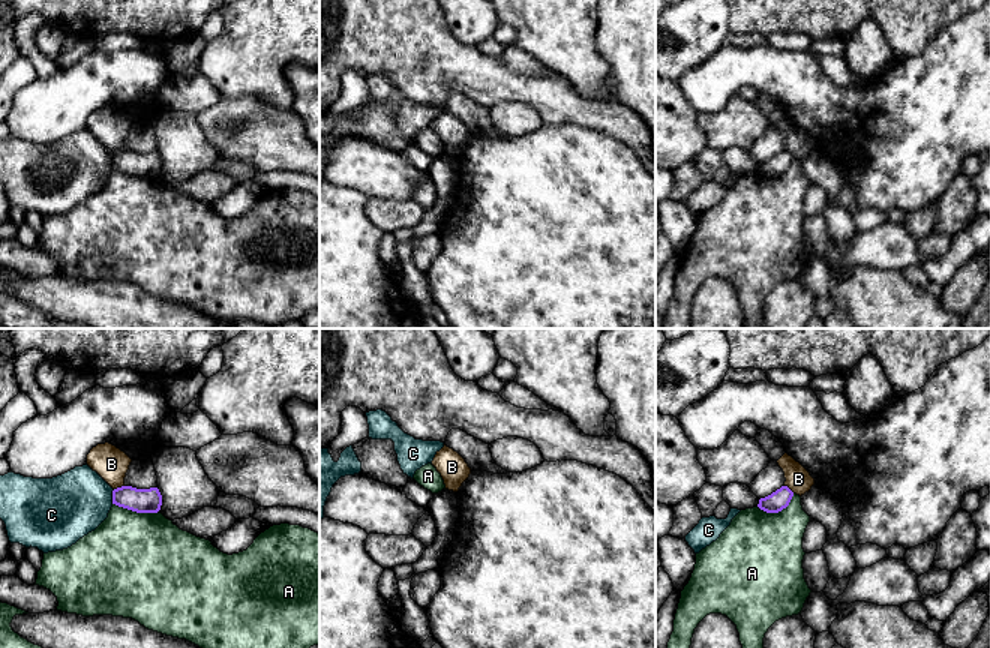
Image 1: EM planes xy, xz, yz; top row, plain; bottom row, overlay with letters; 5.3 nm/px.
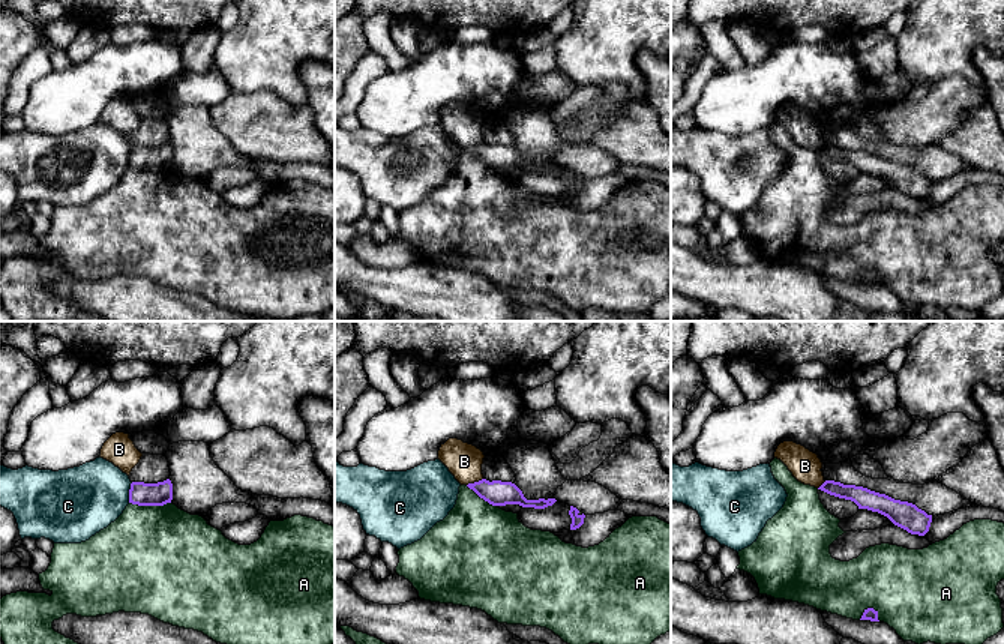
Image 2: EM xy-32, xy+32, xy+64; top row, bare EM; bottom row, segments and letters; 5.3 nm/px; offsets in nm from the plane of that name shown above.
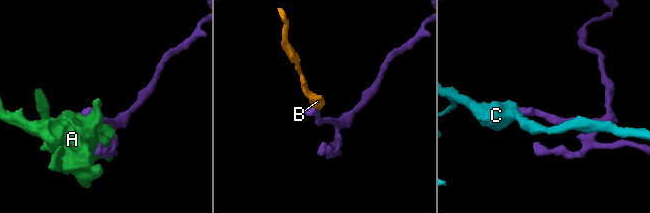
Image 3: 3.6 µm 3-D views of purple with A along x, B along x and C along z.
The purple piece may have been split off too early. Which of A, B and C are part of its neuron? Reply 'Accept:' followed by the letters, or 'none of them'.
Accept: none of them

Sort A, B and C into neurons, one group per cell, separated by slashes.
A / B / C

